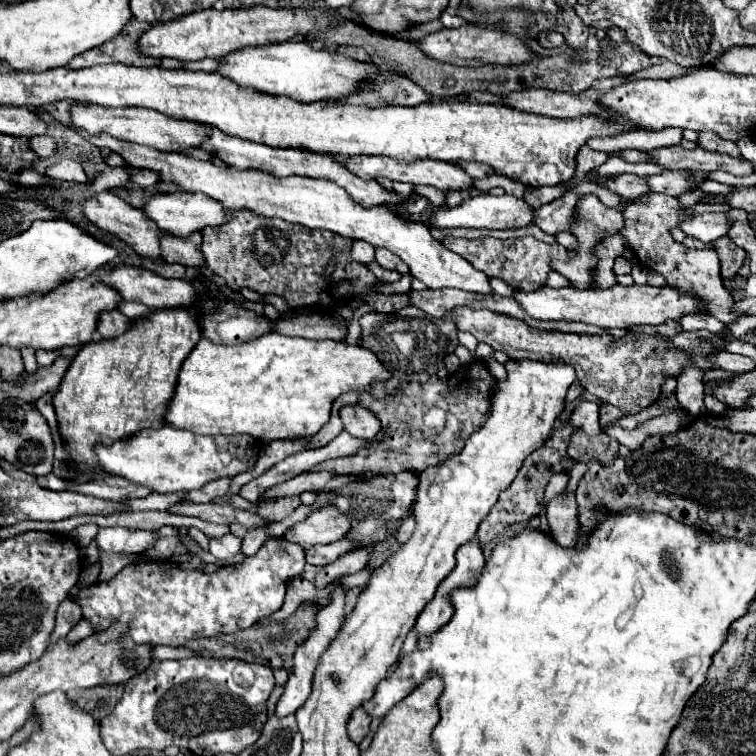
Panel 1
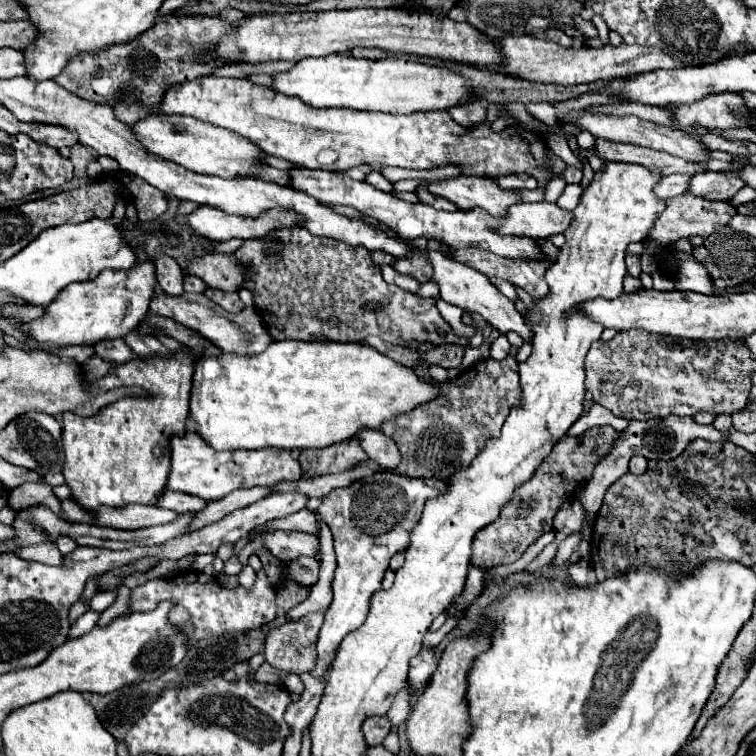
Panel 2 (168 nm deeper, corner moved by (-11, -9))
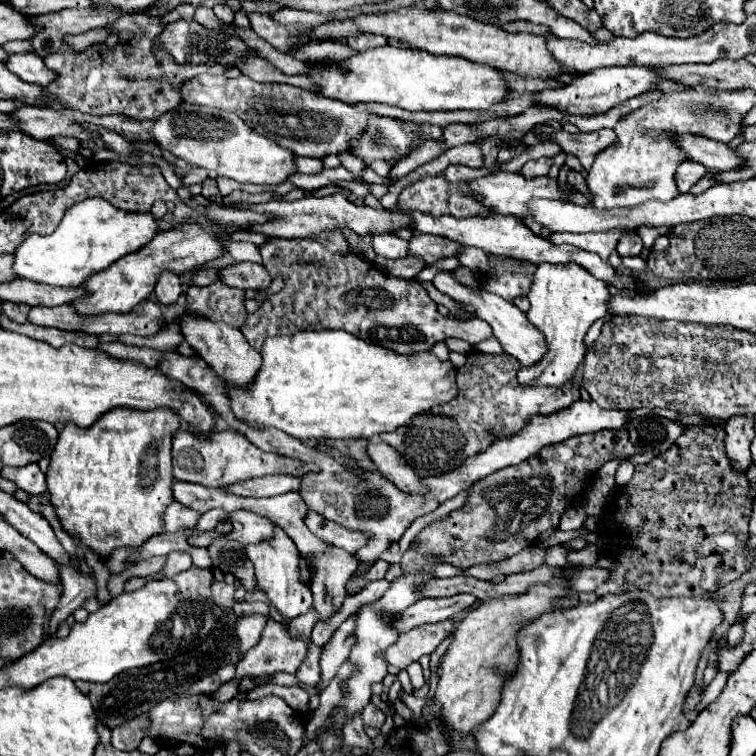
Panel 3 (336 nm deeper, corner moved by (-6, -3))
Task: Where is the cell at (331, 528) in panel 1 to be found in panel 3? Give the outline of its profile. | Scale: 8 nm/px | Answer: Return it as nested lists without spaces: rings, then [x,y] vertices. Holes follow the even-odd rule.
[[[248,511],[232,513],[232,535],[242,543],[262,543],[268,541],[274,533],[274,525],[266,521],[266,517],[258,517]]]

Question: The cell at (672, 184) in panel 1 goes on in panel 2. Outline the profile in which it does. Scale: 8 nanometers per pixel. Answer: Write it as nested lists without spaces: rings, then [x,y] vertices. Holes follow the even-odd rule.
[[[737,161],[731,163],[729,171],[703,171],[695,173],[691,179],[689,193],[701,195],[711,201],[731,201],[731,197],[745,185],[743,179],[739,177],[739,171],[749,165],[747,161]]]

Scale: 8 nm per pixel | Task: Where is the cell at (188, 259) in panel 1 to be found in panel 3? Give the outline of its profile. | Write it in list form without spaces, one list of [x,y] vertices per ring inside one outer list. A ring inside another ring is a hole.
[[[242,261],[222,267],[218,271],[218,277],[222,283],[236,289],[266,289],[270,287],[272,281],[268,271],[260,263],[252,263],[252,261]]]

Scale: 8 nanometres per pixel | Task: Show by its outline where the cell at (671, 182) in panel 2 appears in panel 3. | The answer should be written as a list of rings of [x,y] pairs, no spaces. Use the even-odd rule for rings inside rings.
[[[690,159],[682,161],[682,165],[678,165],[676,175],[674,175],[680,193],[688,193],[688,189],[690,189],[702,175],[706,175],[706,173],[708,173],[708,171],[706,171],[704,165],[700,165],[700,163],[696,163],[696,161],[690,161]]]

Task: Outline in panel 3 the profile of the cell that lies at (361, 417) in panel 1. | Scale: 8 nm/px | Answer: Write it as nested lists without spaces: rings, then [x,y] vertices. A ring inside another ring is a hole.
[[[370,441],[368,455],[374,461],[376,469],[394,485],[406,493],[424,493],[426,487],[420,483],[412,467],[402,459],[402,455],[384,441]]]

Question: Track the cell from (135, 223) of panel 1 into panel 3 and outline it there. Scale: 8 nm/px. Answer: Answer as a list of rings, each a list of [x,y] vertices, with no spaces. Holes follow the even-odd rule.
[[[162,271],[158,283],[156,283],[156,289],[154,289],[156,297],[160,303],[164,305],[170,305],[170,303],[176,303],[178,297],[182,295],[182,283],[178,279],[176,273],[170,273],[170,271]]]

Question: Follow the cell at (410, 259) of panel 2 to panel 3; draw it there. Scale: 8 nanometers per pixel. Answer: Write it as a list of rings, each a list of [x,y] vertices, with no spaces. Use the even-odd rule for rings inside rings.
[[[414,235],[408,241],[408,255],[422,259],[426,265],[436,263],[442,257],[454,257],[460,251],[460,245],[438,235]]]

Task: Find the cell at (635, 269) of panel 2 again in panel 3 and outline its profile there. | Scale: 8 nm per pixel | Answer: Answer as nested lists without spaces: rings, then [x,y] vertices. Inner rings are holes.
[[[636,233],[624,235],[624,237],[620,239],[618,247],[616,247],[616,251],[618,251],[620,257],[634,257],[634,255],[640,255],[642,249],[644,249],[644,247],[642,247],[642,239],[640,239]]]

